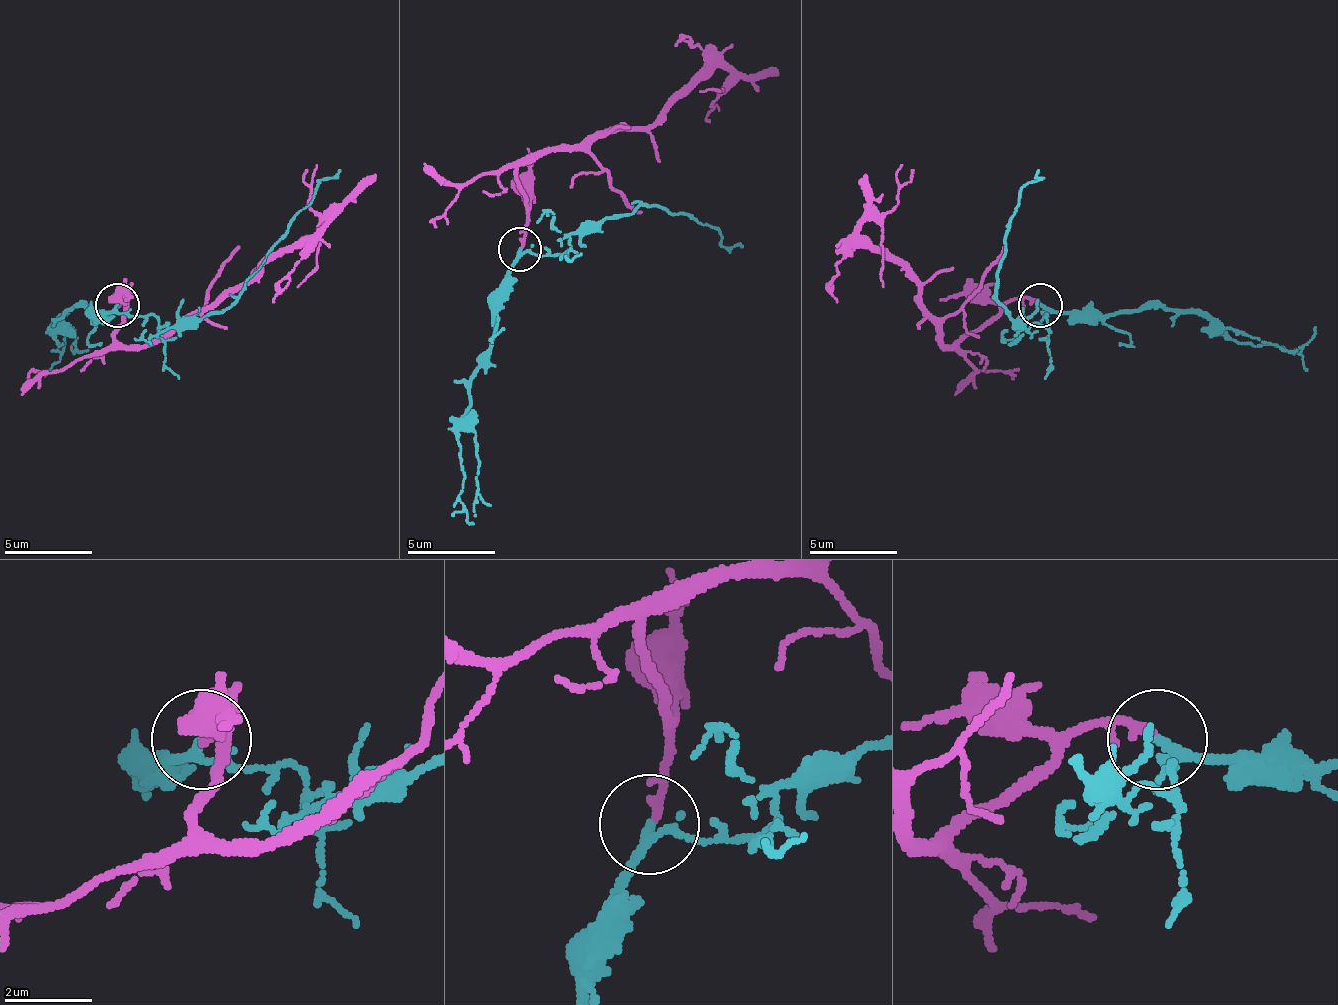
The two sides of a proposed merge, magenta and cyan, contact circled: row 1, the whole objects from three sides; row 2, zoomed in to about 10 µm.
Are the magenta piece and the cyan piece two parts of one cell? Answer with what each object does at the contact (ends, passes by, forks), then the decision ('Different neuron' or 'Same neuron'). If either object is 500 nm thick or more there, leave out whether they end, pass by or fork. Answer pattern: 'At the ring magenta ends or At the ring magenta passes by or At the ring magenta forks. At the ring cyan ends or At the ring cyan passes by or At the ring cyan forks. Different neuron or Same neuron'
At the ring magenta passes by. At the ring cyan forks. Same neuron

